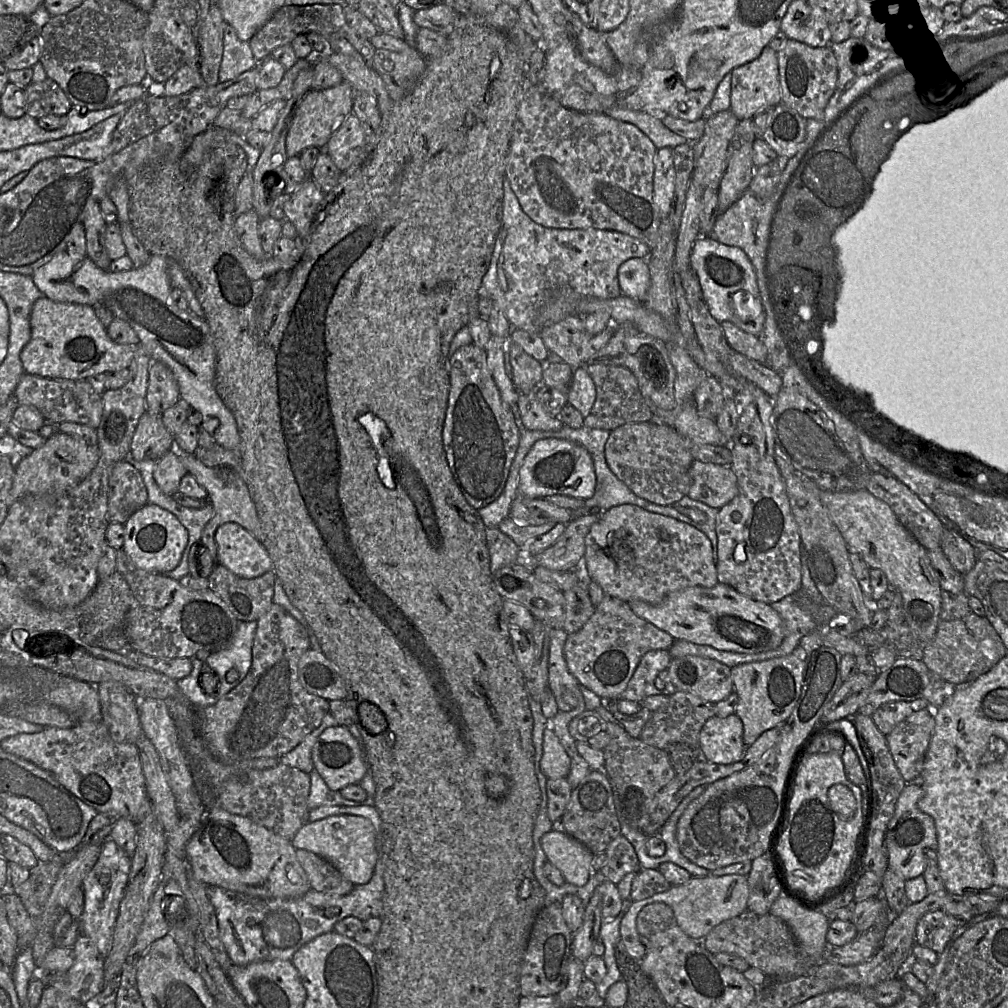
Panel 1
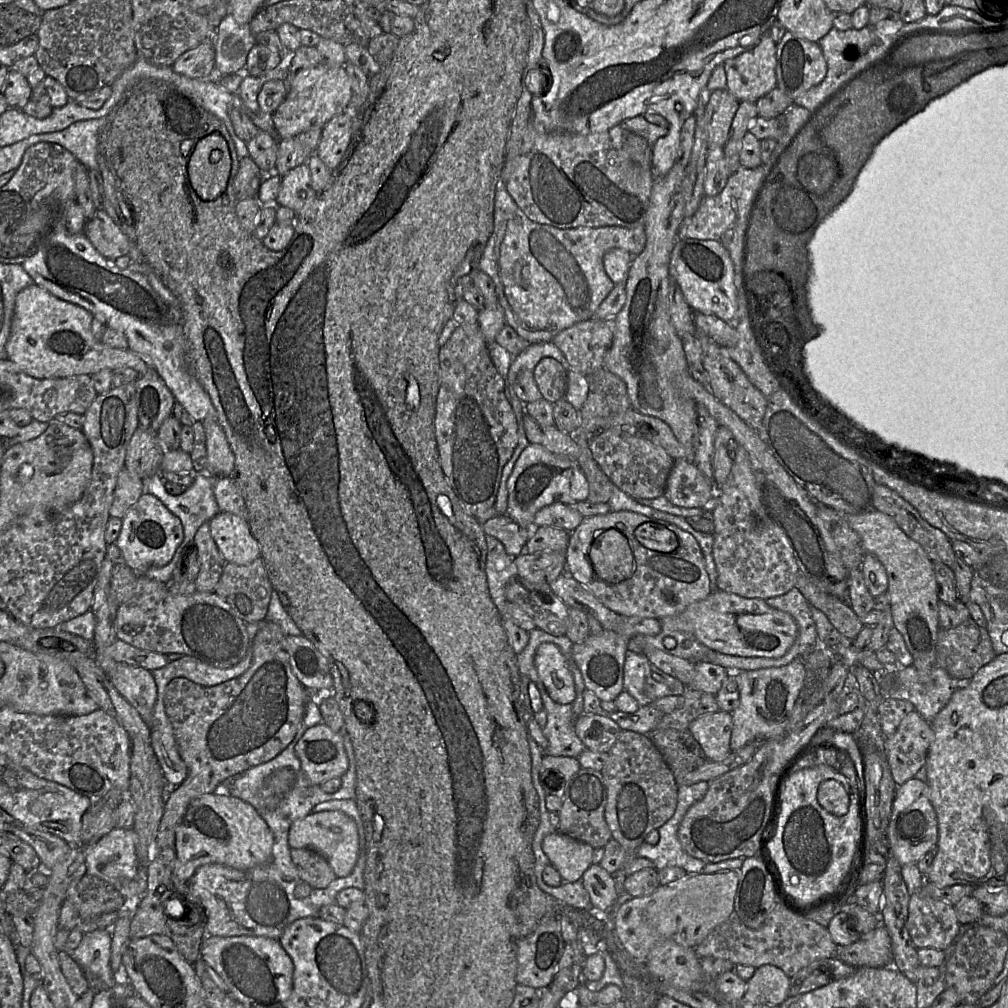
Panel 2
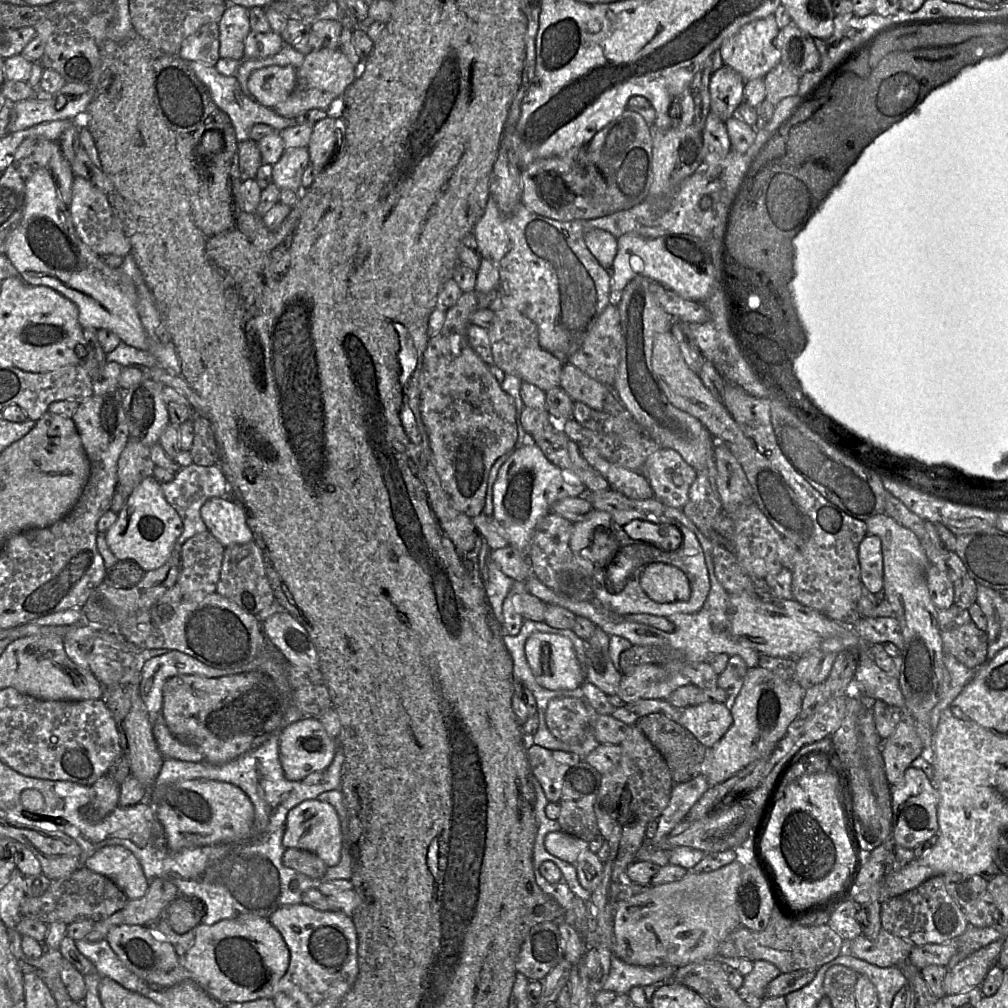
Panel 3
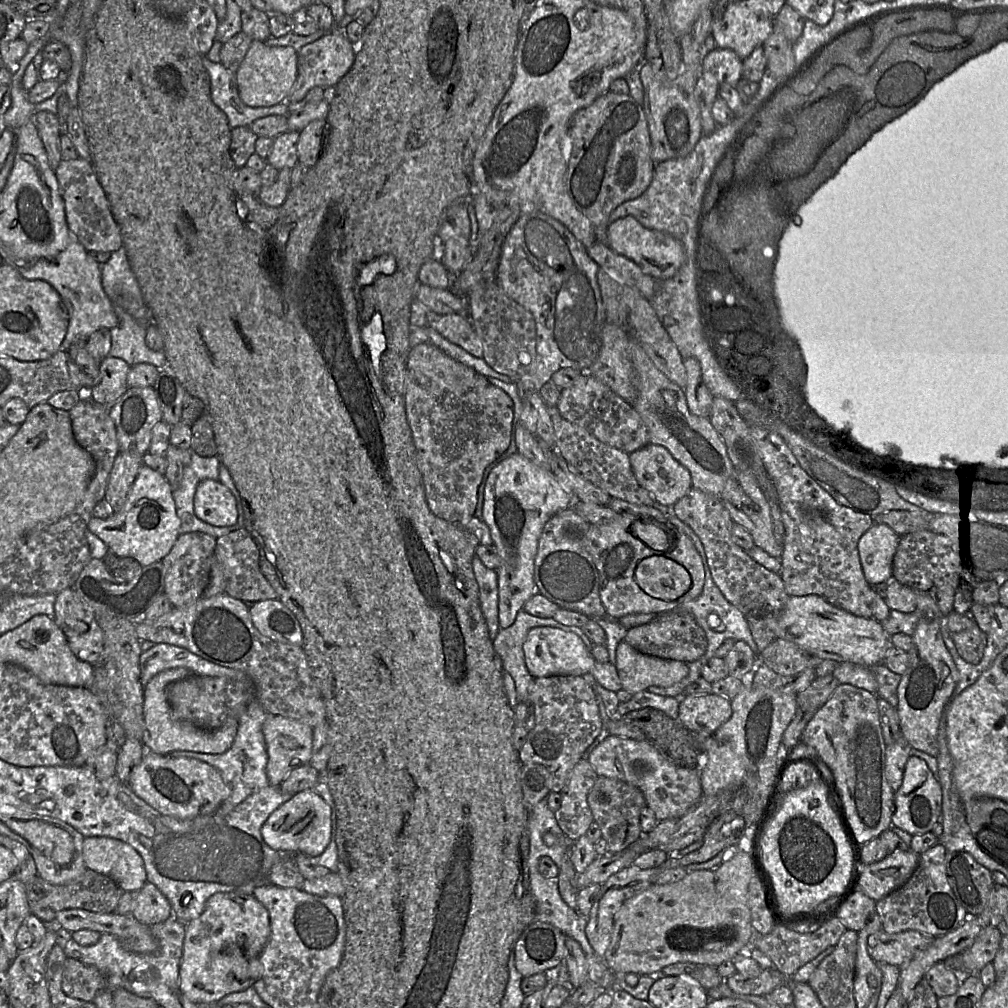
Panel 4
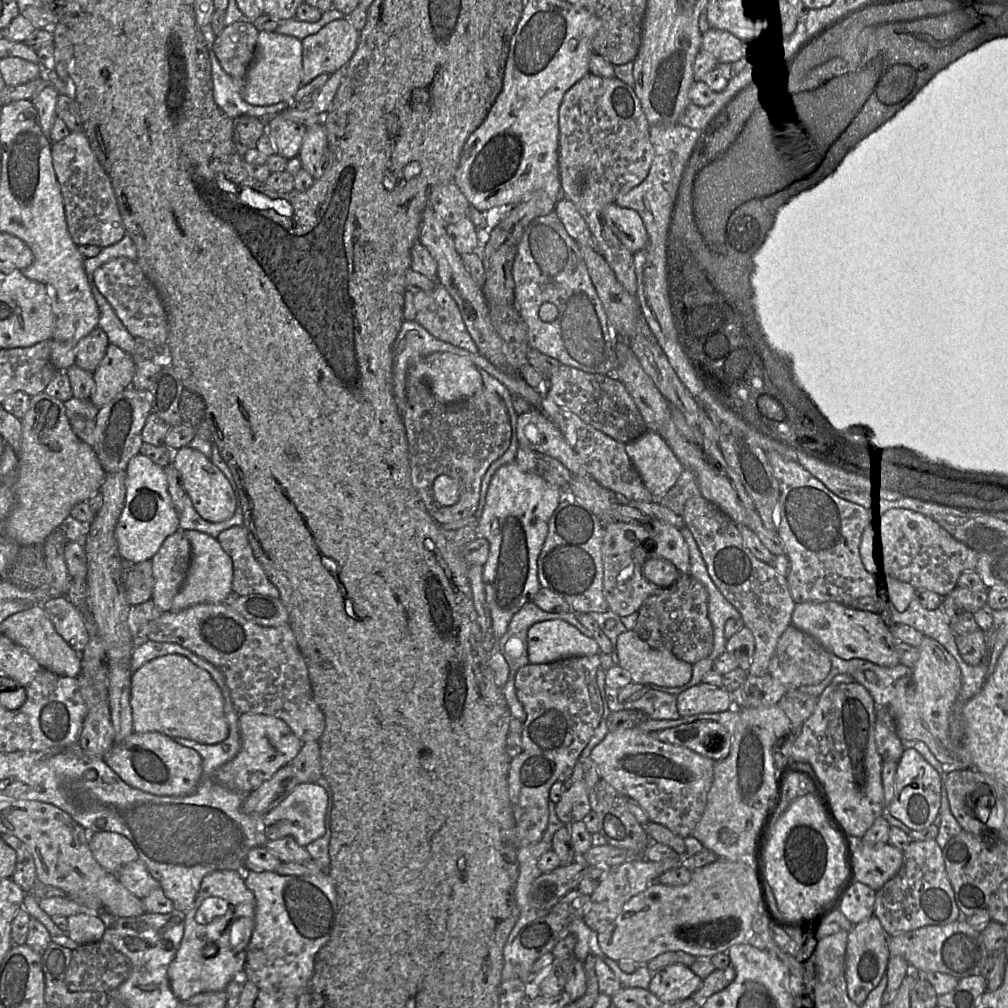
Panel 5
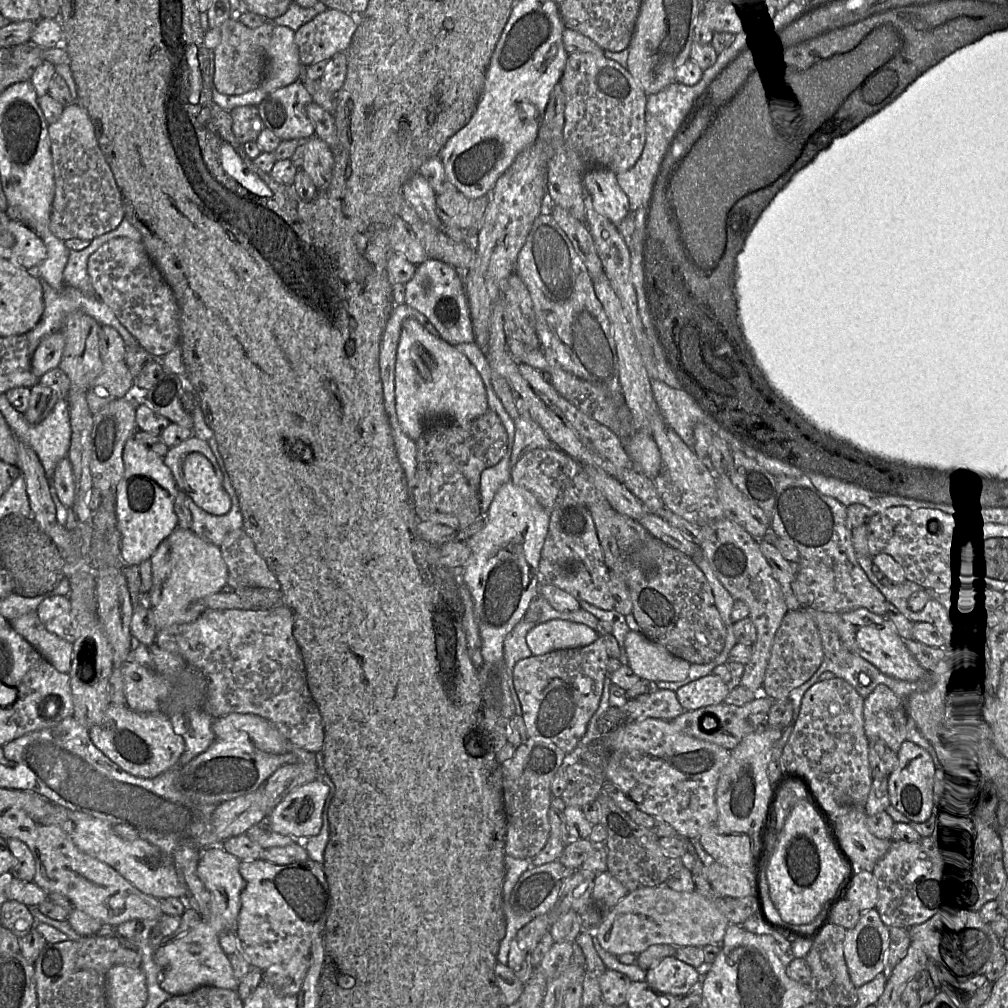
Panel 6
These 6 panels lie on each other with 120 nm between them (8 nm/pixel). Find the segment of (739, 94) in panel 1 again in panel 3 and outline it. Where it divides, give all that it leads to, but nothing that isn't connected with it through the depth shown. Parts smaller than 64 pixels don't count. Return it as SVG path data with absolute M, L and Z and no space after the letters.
M773 15L742 26L735 35L724 40L719 47L723 65L737 72L744 82L757 78L764 79L766 74L780 63L780 51L775 46L778 31Z

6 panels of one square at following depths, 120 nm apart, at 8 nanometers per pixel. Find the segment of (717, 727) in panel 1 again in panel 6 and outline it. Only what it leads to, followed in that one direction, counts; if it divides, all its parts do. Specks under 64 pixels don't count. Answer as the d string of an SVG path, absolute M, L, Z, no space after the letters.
M711 673L680 687L676 696L684 710L691 711L724 703L732 685Z

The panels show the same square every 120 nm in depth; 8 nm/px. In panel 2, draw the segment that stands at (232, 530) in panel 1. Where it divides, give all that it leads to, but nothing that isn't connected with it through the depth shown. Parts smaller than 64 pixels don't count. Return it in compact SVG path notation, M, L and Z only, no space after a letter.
M219 512L209 524L211 536L226 562L248 565L261 557L259 543L252 536L247 520Z

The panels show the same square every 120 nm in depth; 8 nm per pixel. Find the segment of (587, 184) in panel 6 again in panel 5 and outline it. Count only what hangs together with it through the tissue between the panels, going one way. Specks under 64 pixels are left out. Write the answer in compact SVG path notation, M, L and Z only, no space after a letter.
M613 202L604 207L603 213L612 232L631 253L635 254L645 248L648 234L635 210Z

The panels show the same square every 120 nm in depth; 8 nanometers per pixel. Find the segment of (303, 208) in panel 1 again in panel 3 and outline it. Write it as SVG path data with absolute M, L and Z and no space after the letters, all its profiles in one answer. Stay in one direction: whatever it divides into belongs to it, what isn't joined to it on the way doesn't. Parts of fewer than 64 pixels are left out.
M306 148L285 149L281 158L272 167L273 183L279 190L292 190L301 193L301 179L305 169L310 165Z

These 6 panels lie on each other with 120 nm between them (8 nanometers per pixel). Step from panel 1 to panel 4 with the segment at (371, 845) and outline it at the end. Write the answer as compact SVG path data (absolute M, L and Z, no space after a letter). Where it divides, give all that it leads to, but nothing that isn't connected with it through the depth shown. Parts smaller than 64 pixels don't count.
M314 790L295 793L266 820L262 829L264 841L278 852L303 852L319 856L331 839L331 808Z

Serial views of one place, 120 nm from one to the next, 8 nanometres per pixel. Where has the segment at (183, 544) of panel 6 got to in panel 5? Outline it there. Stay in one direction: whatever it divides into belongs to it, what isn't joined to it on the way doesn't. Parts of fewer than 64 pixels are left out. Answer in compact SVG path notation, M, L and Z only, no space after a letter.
M182 530L191 546L191 564L187 576L174 597L170 612L179 612L198 604L220 604L232 596L233 565L218 540L196 530Z

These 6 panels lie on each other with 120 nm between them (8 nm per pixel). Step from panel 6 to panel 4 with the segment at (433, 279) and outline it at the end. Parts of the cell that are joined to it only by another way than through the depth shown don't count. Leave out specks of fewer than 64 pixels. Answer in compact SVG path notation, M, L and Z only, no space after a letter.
M427 311L427 326L475 357L483 358L481 341L467 315Z

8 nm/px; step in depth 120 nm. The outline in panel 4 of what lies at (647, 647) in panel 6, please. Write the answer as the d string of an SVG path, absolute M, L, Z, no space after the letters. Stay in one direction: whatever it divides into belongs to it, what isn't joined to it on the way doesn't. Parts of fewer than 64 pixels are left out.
M625 640L616 649L616 668L622 689L632 695L651 686L669 687L688 675L689 663L643 654Z

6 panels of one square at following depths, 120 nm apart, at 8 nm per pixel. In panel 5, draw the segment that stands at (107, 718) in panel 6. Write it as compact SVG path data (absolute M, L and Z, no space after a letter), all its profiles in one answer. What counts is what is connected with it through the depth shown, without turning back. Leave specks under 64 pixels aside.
M133 732L120 743L114 743L105 755L106 763L128 785L159 796L182 796L195 791L204 778L202 757L194 749L178 743L174 738L160 732Z

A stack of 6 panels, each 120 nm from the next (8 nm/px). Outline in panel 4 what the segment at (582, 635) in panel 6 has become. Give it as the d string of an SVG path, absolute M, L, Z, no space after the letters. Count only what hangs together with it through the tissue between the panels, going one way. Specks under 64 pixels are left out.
M552 626L532 628L525 638L523 650L527 669L534 678L553 675L584 676L592 673L596 663L591 651L578 635Z

